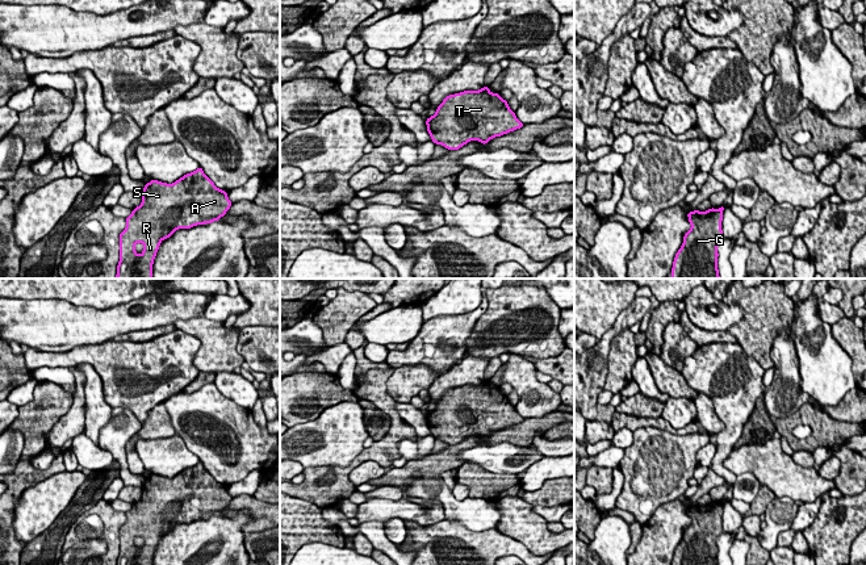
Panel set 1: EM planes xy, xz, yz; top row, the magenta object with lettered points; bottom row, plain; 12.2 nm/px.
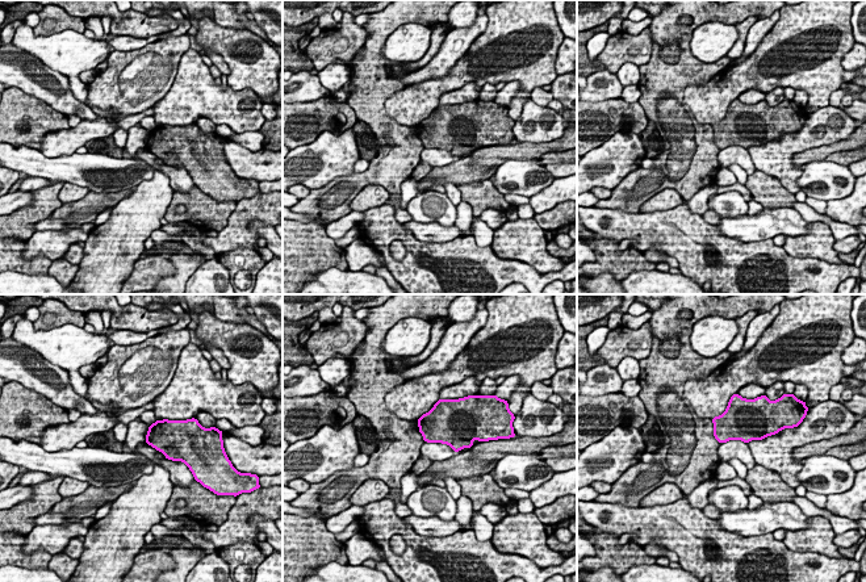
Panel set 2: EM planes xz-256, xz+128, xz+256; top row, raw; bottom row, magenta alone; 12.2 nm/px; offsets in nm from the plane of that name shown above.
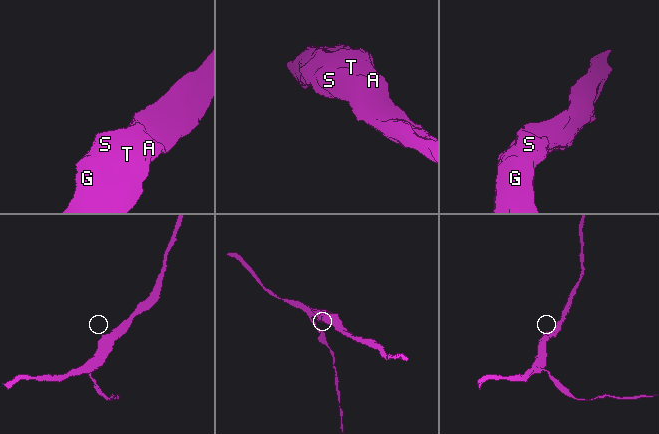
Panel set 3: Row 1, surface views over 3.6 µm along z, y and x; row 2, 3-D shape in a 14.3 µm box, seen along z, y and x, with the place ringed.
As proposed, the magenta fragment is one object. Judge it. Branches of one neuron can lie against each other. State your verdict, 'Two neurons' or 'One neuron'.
One neuron

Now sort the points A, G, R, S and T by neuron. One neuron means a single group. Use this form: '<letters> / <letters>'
A G R S T

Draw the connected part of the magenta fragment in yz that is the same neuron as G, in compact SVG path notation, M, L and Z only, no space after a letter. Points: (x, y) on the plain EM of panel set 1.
M724 499L706 506L689 506L691 523L685 527L682 541L675 548L672 565L719 565L718 537L723 533Z

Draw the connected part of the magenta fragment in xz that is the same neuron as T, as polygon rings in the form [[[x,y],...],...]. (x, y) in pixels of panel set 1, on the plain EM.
[[[485,380],[480,385],[464,385],[447,390],[438,401],[436,407],[426,414],[427,426],[435,439],[448,444],[459,444],[470,435],[486,439],[491,432],[501,431],[524,420],[515,406],[509,402],[499,388],[491,388]]]

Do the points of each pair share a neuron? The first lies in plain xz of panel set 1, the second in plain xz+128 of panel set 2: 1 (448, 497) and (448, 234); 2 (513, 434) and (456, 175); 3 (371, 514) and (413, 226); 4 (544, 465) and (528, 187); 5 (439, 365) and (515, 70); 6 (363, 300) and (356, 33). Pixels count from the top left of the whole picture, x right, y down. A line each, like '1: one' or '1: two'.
1: two
2: one
3: one
4: two
5: two
6: one

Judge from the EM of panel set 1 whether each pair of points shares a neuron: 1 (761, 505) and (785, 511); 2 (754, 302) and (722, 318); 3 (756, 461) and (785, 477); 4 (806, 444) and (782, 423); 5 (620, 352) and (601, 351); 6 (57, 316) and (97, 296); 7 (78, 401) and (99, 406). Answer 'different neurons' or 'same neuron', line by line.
1: different neurons
2: different neurons
3: same neuron
4: same neuron
5: different neurons
6: different neurons
7: different neurons

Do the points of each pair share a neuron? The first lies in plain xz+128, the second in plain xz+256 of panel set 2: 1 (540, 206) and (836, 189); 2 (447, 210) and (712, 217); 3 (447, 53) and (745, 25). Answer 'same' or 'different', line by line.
1: different
2: different
3: different

